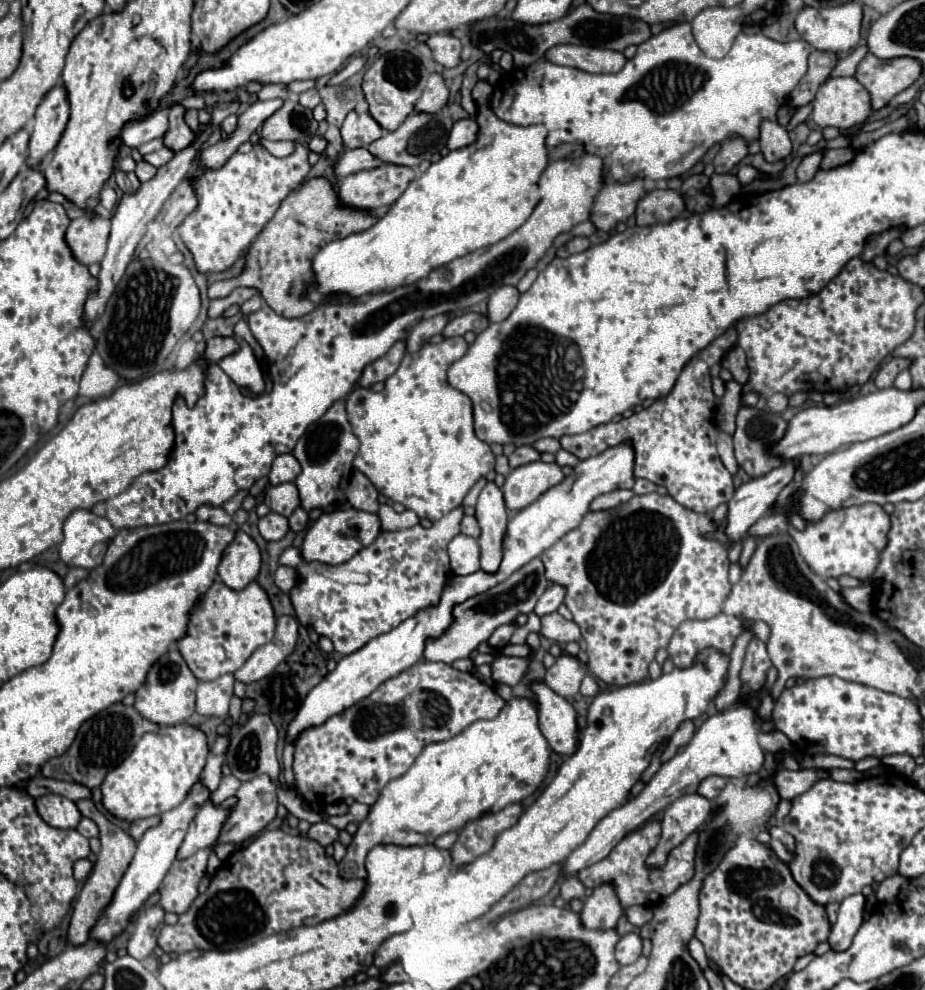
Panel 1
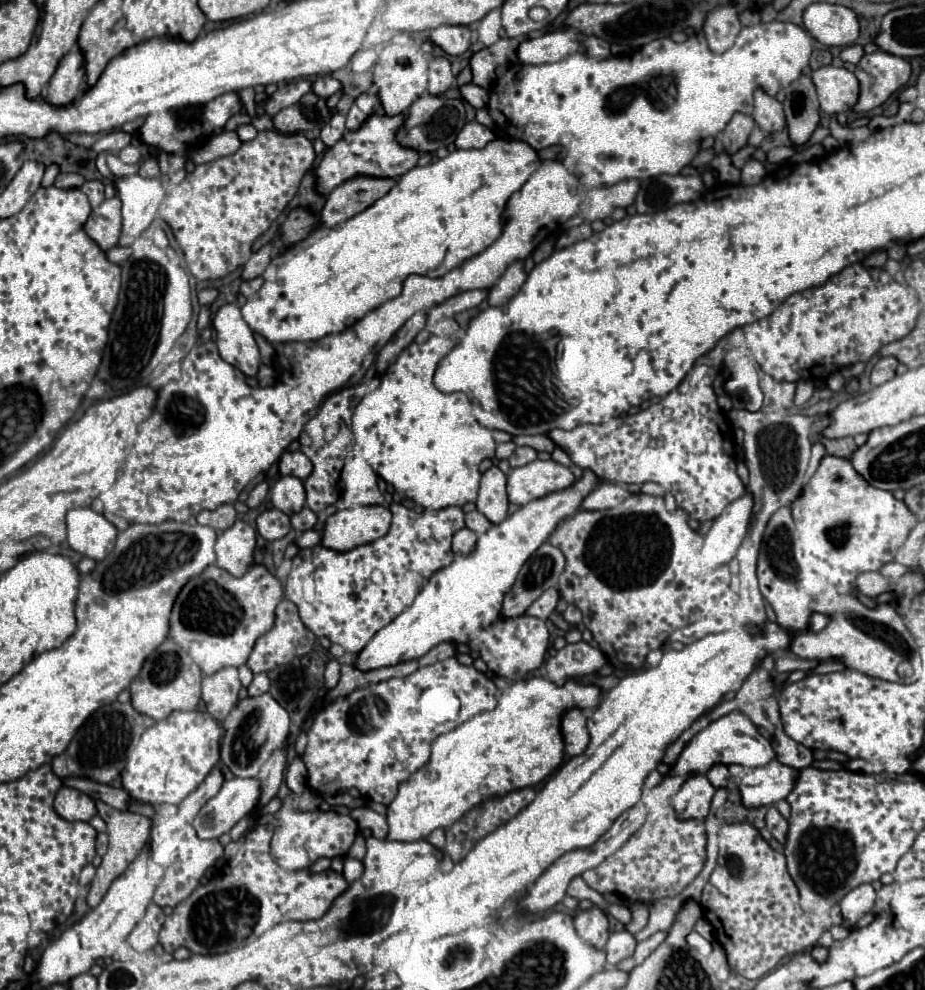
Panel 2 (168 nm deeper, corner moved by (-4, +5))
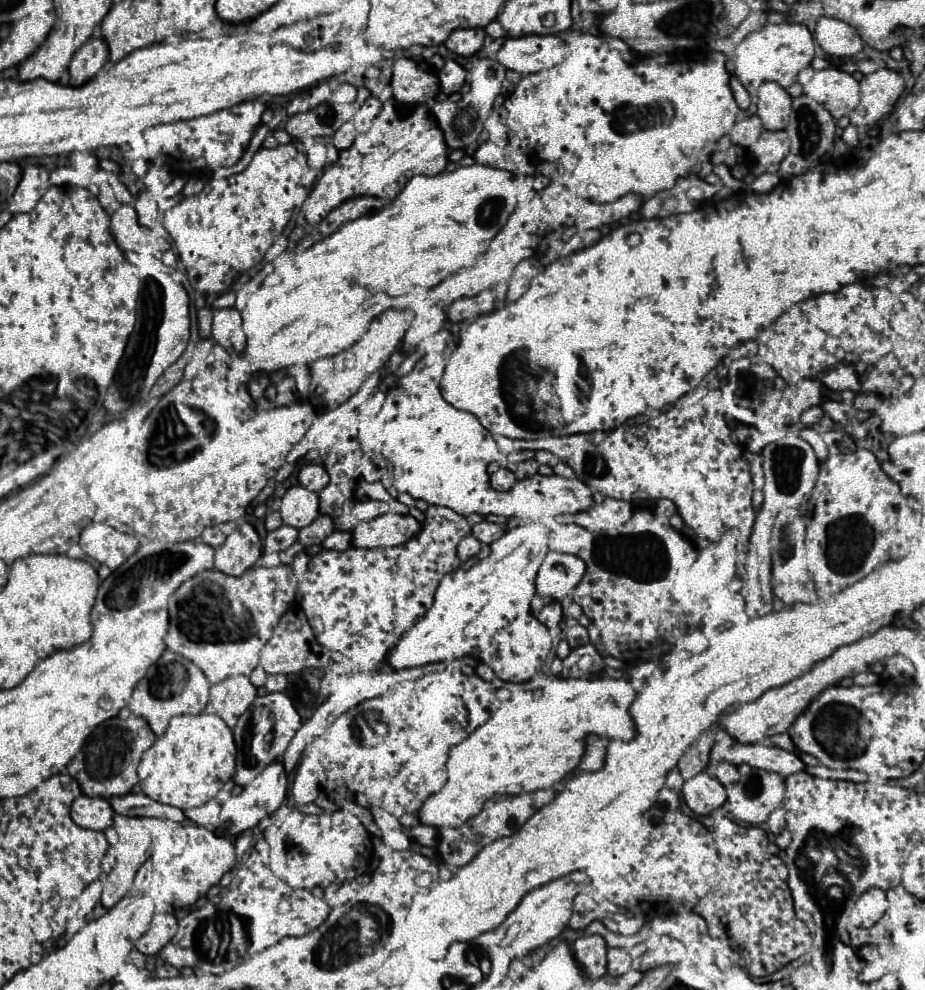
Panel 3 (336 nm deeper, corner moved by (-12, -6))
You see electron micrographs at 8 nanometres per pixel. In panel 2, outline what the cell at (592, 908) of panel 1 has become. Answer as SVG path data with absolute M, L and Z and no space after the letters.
M593 906L591 910L585 910L585 912L577 912L575 920L575 930L577 934L589 942L591 946L603 950L605 944L607 944L607 938L609 938L609 922L607 922L607 916L601 908Z

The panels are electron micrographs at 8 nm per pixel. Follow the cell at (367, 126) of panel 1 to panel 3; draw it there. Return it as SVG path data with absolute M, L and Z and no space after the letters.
M369 97L369 99L367 99L367 101L357 109L357 113L355 113L353 121L351 121L351 123L355 125L355 131L357 131L357 133L365 133L365 131L369 129L369 125L373 123L373 119L377 117L379 109L381 109L379 99Z

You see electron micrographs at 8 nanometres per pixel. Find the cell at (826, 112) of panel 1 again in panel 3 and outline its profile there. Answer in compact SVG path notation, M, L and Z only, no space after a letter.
M837 69L815 71L813 79L805 85L805 93L809 97L813 97L815 101L819 101L835 119L849 115L859 105L859 83L849 73L843 73L843 71L837 71Z

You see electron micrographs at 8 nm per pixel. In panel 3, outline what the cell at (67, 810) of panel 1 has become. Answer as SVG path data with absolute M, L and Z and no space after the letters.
M79 795L73 801L69 815L83 829L105 831L107 827L113 825L113 809L109 807L109 801L101 797Z

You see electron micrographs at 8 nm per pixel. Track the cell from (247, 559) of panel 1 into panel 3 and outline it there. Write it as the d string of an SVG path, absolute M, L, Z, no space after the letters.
M239 521L239 527L227 537L225 545L215 551L215 569L231 577L241 577L259 561L261 545L255 529L247 521Z

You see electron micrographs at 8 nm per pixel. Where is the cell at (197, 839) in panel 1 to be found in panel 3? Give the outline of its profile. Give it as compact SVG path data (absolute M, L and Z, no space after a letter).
M273 763L269 765L253 783L249 783L247 787L241 789L241 793L231 795L225 803L221 803L221 813L219 813L219 825L215 827L215 835L217 837L237 837L253 827L257 827L257 823L271 815L275 809L281 807L283 797L287 791L287 777L283 773L281 763Z

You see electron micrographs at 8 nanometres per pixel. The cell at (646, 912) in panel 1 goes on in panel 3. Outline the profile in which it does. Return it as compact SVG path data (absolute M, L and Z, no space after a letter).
M581 891L577 897L575 897L575 911L591 911L591 909L595 909L595 899L593 897L589 897L589 893L585 893L585 891Z

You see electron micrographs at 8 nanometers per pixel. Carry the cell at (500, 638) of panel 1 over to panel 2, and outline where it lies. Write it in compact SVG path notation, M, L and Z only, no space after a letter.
M549 588L549 590L545 590L545 592L527 608L525 614L545 620L545 618L549 618L549 614L555 610L557 600L559 600L559 592L557 592L555 588Z

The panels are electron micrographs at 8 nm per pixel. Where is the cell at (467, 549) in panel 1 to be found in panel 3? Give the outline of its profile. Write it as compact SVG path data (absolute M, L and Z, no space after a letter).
M473 535L465 537L465 539L459 543L459 557L461 557L463 561L475 557L479 551L481 551L481 541L477 541Z

